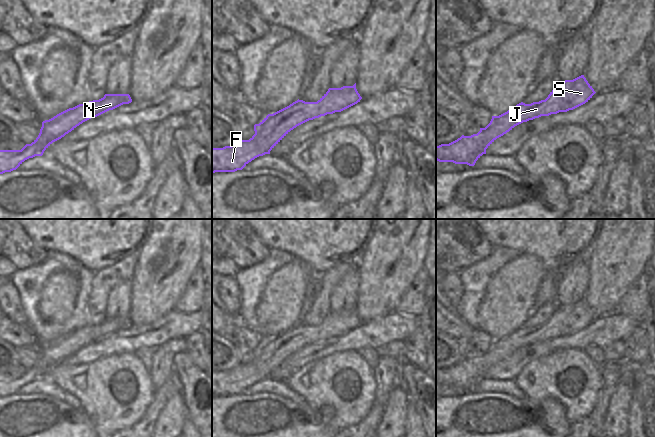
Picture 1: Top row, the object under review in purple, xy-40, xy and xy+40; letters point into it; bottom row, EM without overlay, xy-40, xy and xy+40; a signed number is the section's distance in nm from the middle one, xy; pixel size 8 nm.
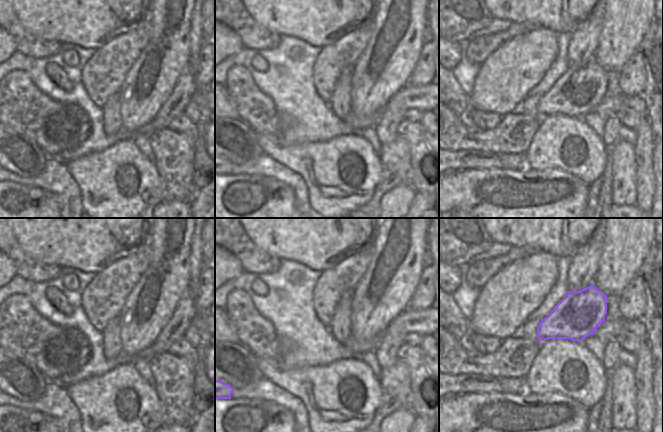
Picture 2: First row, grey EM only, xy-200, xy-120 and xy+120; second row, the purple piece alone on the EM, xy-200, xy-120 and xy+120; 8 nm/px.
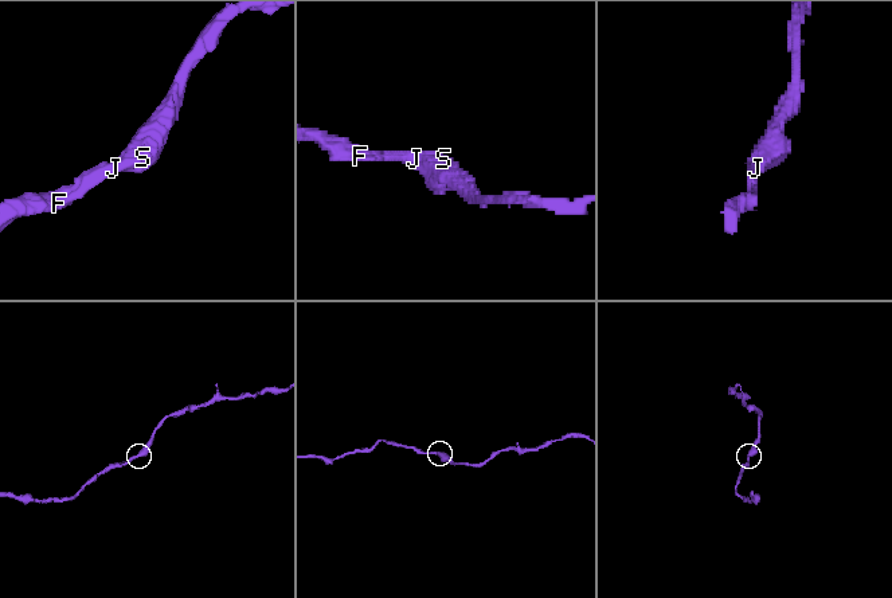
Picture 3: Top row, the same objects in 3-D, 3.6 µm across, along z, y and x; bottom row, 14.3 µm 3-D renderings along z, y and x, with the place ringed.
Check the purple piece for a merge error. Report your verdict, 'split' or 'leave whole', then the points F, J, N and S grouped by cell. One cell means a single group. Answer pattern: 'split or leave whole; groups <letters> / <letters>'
leave whole; groups F J N S

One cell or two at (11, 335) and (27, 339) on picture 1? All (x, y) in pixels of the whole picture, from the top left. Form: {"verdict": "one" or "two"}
{"verdict": "one"}

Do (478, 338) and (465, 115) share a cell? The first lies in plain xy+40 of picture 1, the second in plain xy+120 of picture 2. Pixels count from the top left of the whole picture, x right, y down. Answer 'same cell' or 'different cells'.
different cells

